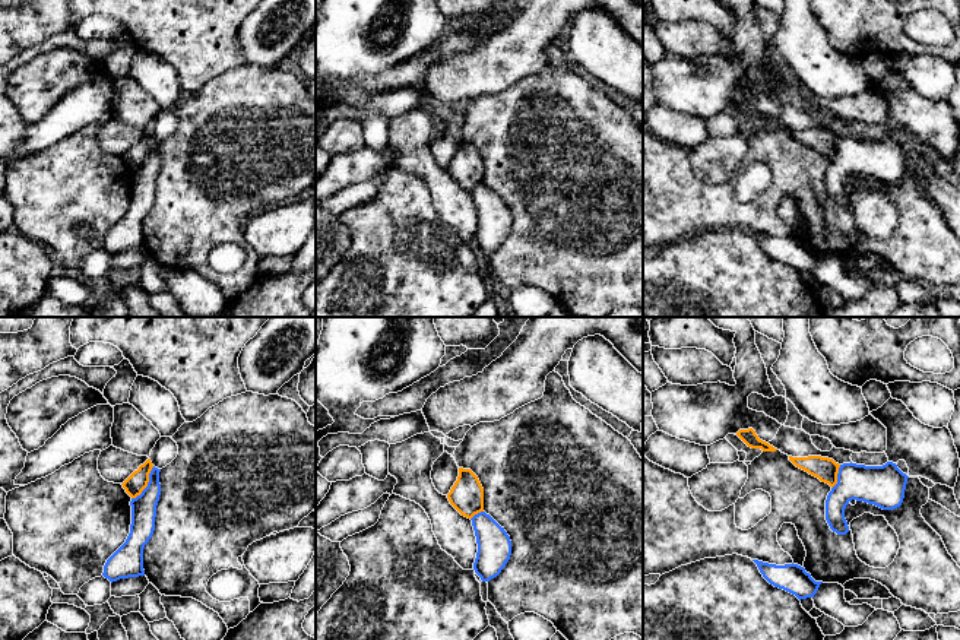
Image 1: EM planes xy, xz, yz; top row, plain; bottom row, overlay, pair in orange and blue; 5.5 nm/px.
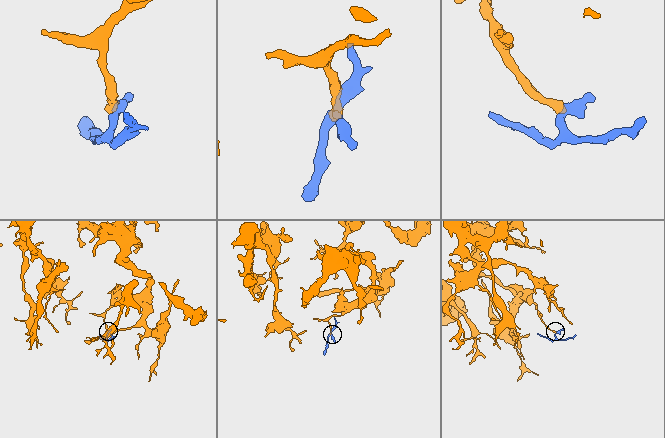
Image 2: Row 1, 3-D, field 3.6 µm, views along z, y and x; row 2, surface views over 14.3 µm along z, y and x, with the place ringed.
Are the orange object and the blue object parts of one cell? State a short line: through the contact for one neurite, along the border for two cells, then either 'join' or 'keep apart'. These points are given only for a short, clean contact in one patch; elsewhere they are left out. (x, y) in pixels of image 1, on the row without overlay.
xy (154, 139), (148, 158), (132, 171) | keep apart

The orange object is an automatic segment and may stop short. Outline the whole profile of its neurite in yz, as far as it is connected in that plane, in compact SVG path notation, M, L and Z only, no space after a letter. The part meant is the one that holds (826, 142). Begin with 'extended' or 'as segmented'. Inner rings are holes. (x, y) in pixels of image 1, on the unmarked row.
as segmented; M821 129L792 130L789 133L799 142L828 156L831 161L837 156L837 146L840 137L833 132Z

